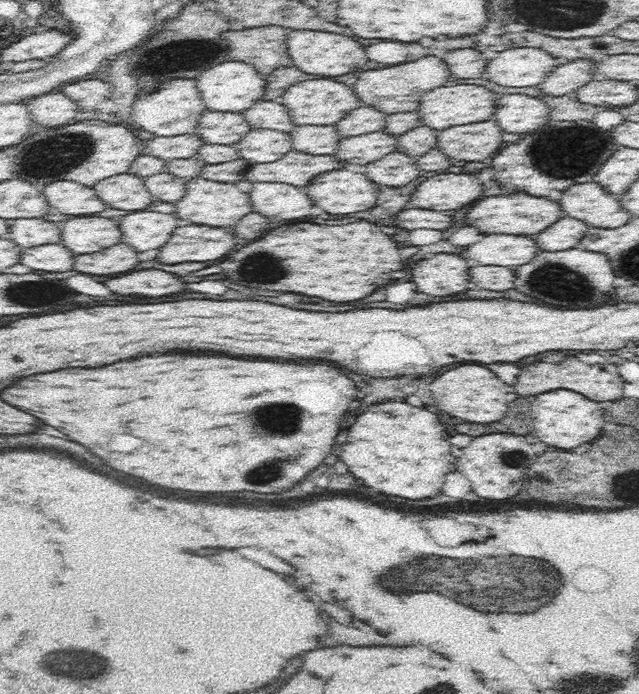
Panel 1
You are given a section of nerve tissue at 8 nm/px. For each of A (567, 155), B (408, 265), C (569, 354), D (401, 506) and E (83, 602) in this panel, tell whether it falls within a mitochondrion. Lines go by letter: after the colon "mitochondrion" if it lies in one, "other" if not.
A: mitochondrion
B: other
C: other
D: other
E: other

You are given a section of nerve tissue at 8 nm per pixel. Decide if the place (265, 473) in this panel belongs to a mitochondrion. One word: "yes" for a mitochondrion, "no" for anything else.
yes

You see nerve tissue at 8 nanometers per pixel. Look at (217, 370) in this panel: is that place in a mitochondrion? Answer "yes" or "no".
no

